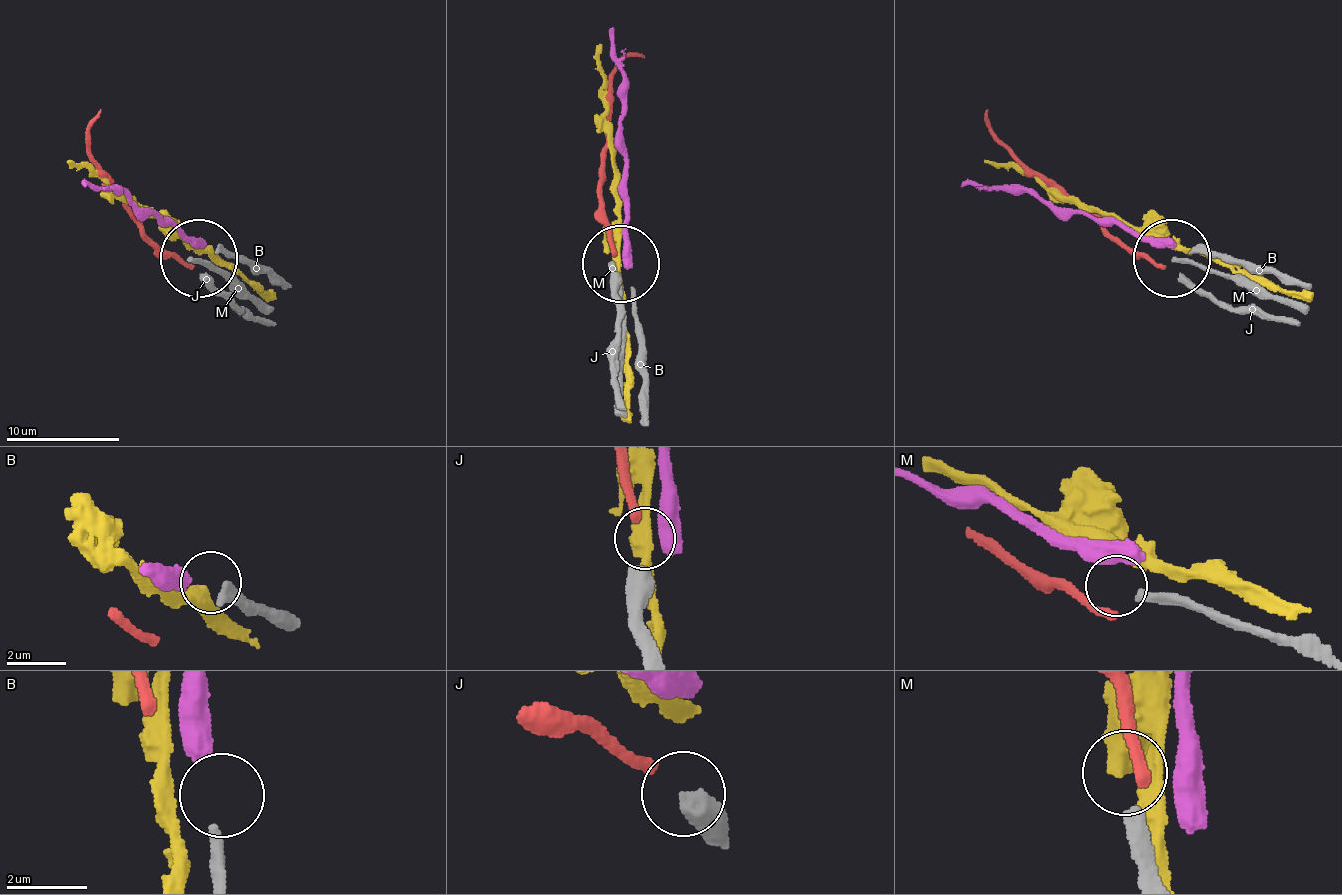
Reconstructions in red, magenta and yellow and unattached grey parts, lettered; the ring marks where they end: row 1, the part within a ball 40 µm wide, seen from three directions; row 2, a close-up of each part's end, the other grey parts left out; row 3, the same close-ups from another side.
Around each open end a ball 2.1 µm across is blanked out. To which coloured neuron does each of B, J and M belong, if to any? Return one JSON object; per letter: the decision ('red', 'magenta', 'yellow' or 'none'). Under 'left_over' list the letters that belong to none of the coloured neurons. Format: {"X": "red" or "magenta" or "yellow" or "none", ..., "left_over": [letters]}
{"B": "magenta", "J": "none", "M": "none", "left_over": ["J", "M"]}

